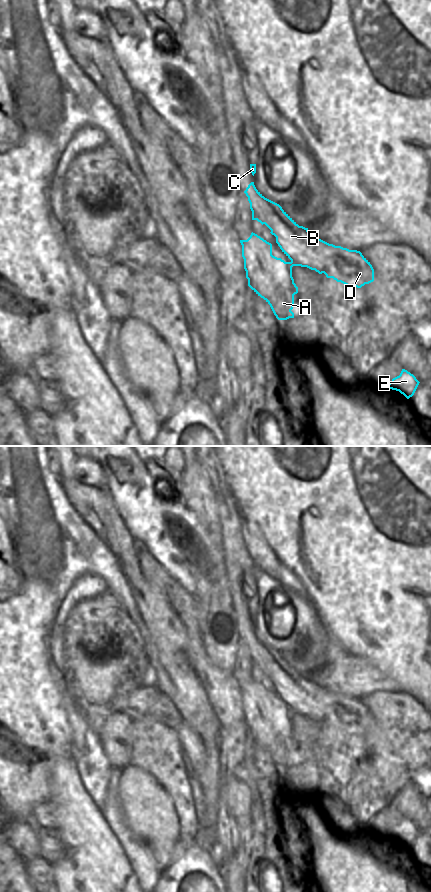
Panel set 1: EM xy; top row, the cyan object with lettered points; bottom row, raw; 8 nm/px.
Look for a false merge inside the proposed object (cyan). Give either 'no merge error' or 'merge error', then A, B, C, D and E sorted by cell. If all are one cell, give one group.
merge error; A / B C D E

